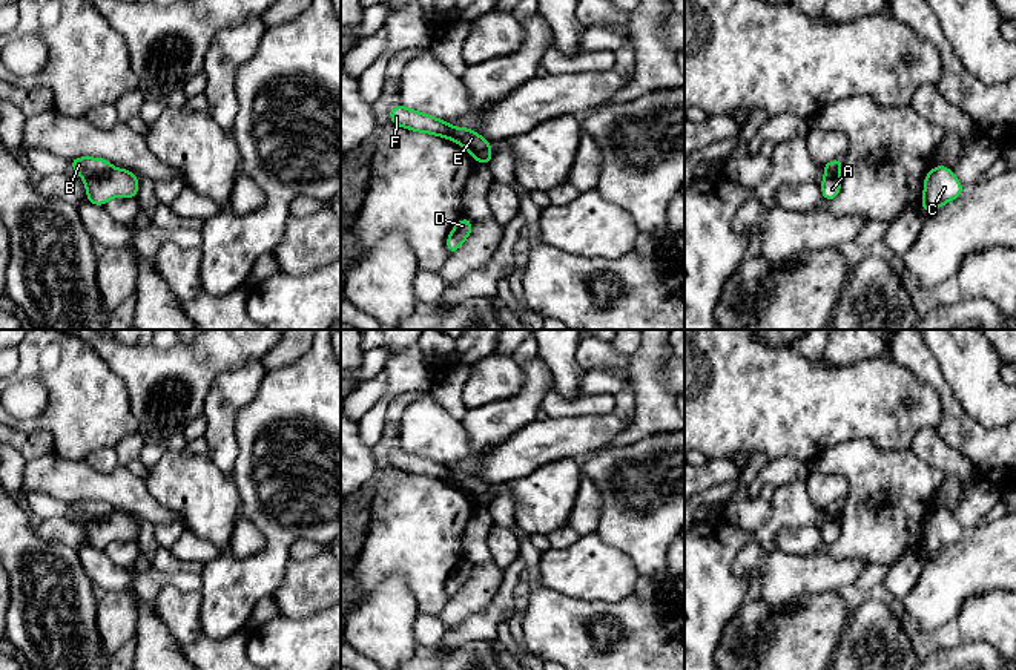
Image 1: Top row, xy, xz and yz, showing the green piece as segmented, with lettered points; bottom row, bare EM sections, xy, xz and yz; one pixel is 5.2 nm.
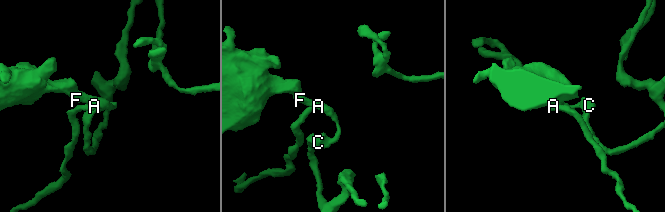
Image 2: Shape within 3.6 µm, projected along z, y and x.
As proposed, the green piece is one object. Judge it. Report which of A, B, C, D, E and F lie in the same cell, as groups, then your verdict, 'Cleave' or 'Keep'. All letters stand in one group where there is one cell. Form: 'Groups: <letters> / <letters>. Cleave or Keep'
Groups: A C D E / B F. Cleave

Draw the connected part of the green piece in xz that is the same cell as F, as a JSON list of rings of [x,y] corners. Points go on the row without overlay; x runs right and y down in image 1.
[[[402,448],[391,451],[390,465],[413,475],[431,477],[451,483],[451,469],[448,465],[434,461],[428,457],[416,455]]]

